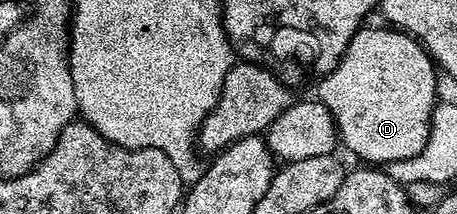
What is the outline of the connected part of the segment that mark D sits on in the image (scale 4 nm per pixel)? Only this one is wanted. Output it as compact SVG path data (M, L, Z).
M390 26L370 27L359 28L342 55L342 61L317 81L317 99L330 111L337 139L340 144L342 140L341 147L345 151L356 154L359 161L367 165L385 166L412 158L424 150L430 137L430 119L439 99L439 73L430 53L410 33Z

